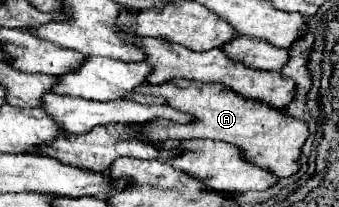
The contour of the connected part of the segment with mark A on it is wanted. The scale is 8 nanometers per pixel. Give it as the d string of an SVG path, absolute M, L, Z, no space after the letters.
M167 80L161 86L145 84L141 92L149 92L149 96L165 96L169 100L169 106L189 112L191 116L197 116L193 124L173 124L171 120L151 120L149 124L139 124L137 136L145 138L151 136L151 140L167 140L167 138L211 138L211 140L223 140L237 148L241 148L241 156L249 160L251 164L261 164L263 168L269 168L279 178L287 178L297 172L297 158L301 154L301 146L309 136L307 124L293 120L285 116L283 112L271 108L265 102L247 100L223 84L203 84L203 82L191 82L191 80Z

